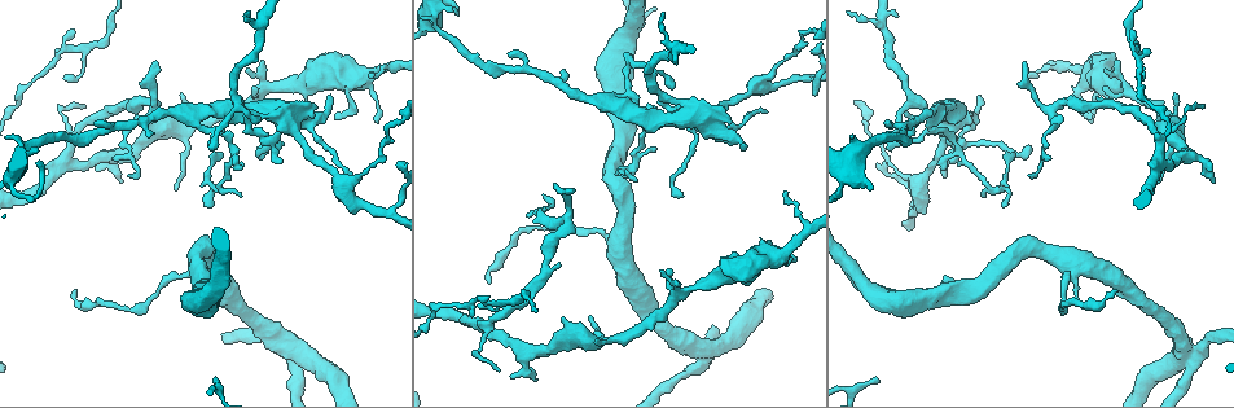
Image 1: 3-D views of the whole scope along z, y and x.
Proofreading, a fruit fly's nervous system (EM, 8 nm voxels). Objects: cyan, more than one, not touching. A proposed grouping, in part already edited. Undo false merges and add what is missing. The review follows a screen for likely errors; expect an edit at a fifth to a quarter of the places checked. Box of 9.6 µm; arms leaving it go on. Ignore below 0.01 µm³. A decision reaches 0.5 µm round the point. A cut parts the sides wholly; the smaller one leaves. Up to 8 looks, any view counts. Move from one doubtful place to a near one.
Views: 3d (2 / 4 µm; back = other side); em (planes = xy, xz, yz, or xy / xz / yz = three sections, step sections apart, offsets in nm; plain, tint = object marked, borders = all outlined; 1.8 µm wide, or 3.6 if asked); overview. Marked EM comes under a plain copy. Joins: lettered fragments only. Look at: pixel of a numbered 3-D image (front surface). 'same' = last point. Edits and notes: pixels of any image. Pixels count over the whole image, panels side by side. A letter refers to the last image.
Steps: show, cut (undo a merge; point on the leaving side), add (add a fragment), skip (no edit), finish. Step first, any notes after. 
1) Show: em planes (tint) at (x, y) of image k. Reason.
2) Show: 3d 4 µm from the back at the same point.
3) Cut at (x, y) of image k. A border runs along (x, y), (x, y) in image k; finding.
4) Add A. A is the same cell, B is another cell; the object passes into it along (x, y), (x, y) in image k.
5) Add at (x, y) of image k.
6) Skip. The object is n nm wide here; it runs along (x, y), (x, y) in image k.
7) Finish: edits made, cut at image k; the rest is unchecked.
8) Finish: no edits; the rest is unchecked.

Show: 3d 4 µm at (591, 315) of image 1. Tapers out.

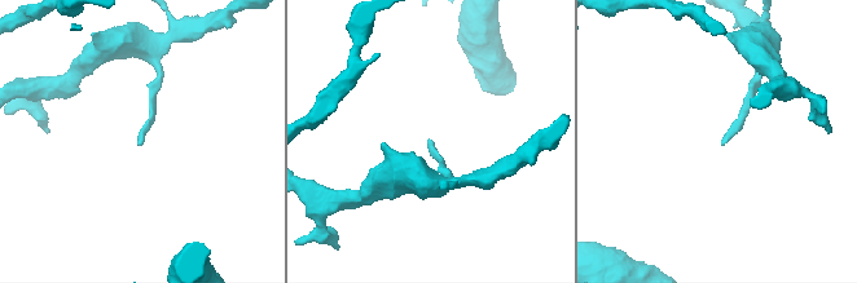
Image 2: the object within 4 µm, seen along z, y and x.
Show: em planes (borders) at (722, 144) of image 2. Need the tissue.

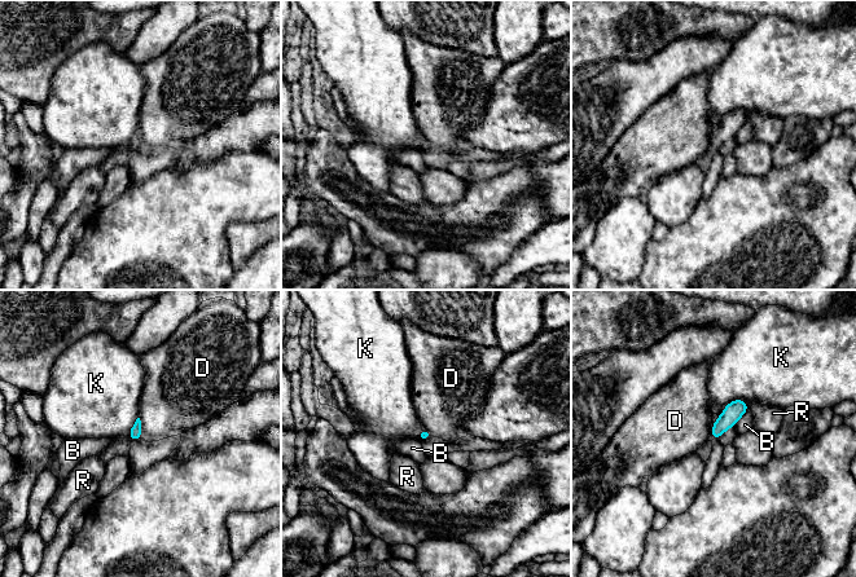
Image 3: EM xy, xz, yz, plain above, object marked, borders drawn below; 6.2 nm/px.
Skip. B, D, K and R are other cells; a border runs along (139, 417), (141, 437) in image 3; no lettered fragment goes on from it.

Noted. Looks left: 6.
Show: em planes (borders) at (1022, 62) of image 1. Tapers out.

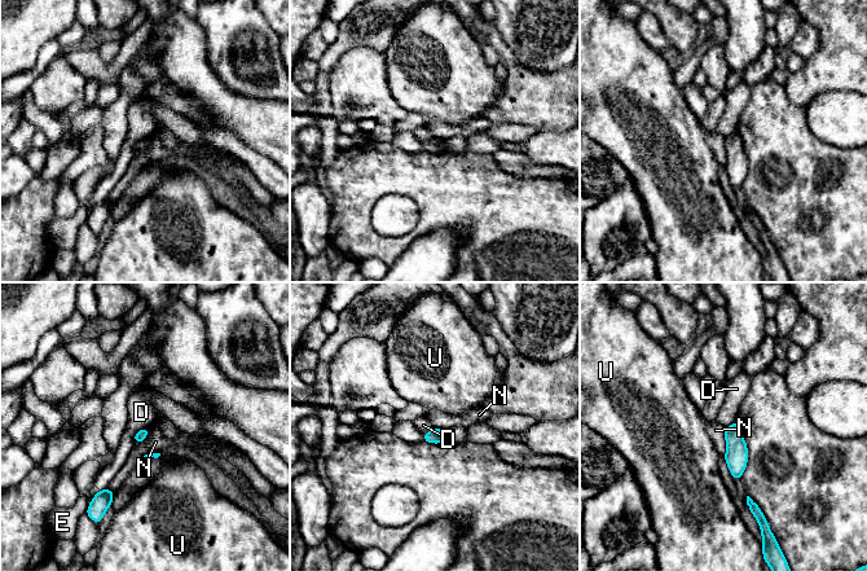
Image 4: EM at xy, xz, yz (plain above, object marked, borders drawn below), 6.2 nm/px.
Skip. D, E, N and U are other cells; a border runs along (724, 427), (725, 457) in image 4; no lettered fragment goes on from it.

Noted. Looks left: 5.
Show: em planes (borders) at (129, 175) of image 1. An open end.

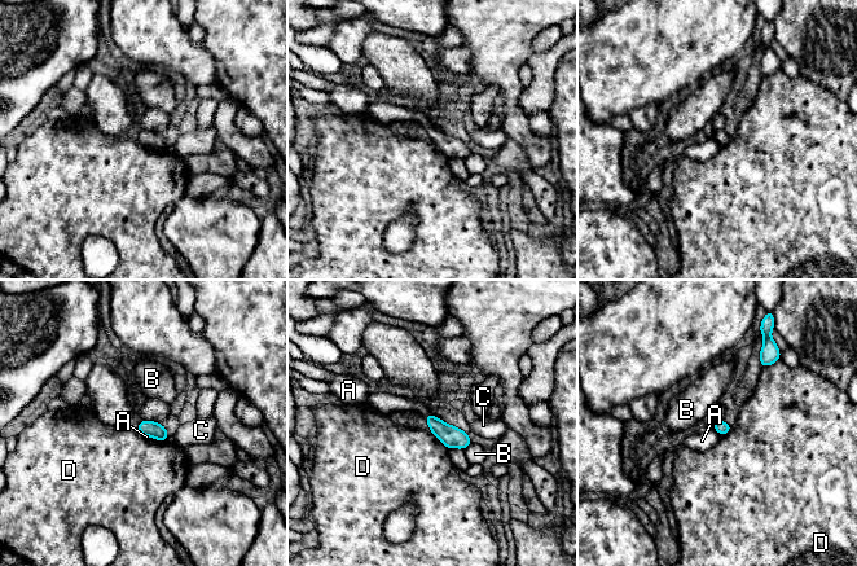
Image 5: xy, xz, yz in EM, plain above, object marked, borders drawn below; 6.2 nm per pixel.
Skip. The object is 80 nm wide here; A, B, C and D are other cells; a border runs along (779, 358), (763, 368) in image 5; no lettered fragment goes on from it.

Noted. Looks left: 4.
Finish: no edits; the rest is unchecked.

